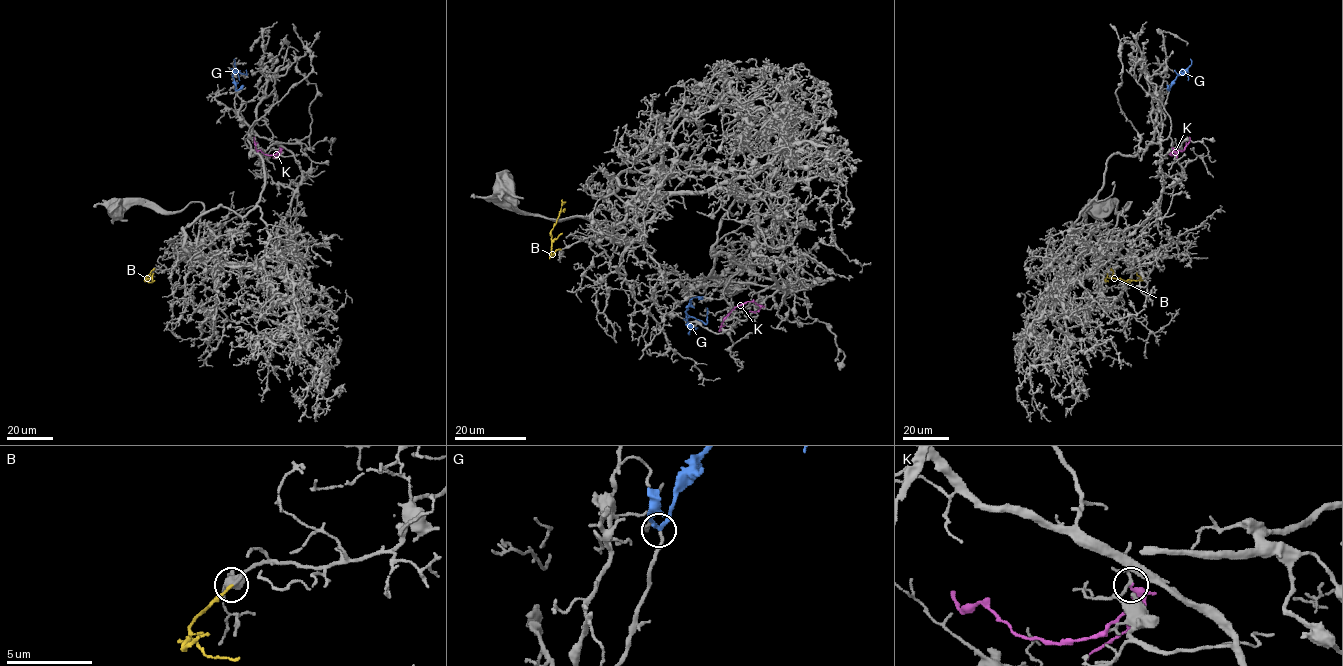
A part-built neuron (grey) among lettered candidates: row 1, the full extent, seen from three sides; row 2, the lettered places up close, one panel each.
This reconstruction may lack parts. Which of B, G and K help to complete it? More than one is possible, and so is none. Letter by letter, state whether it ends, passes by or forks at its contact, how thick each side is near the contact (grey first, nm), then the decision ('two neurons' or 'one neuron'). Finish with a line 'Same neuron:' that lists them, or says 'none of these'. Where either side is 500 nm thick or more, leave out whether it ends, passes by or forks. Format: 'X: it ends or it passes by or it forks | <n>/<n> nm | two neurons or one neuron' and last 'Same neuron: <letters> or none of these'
B: it ends | 340/140 nm | one neuron
G: it passes by | 170/200 nm | one neuron
K: it passes by | 140/280 nm | two neurons
Same neuron: B, G

